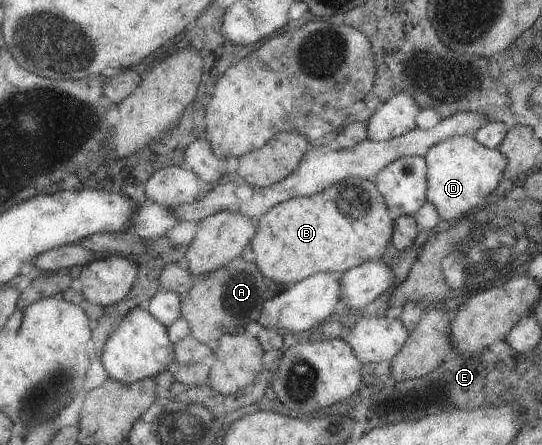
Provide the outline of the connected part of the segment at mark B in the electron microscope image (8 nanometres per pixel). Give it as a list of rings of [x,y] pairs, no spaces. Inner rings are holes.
[[[349,178],[333,183],[310,197],[291,197],[255,219],[255,235],[249,241],[253,262],[261,275],[275,283],[293,285],[318,272],[345,271],[364,262],[378,261],[390,244],[394,221],[371,180]]]

